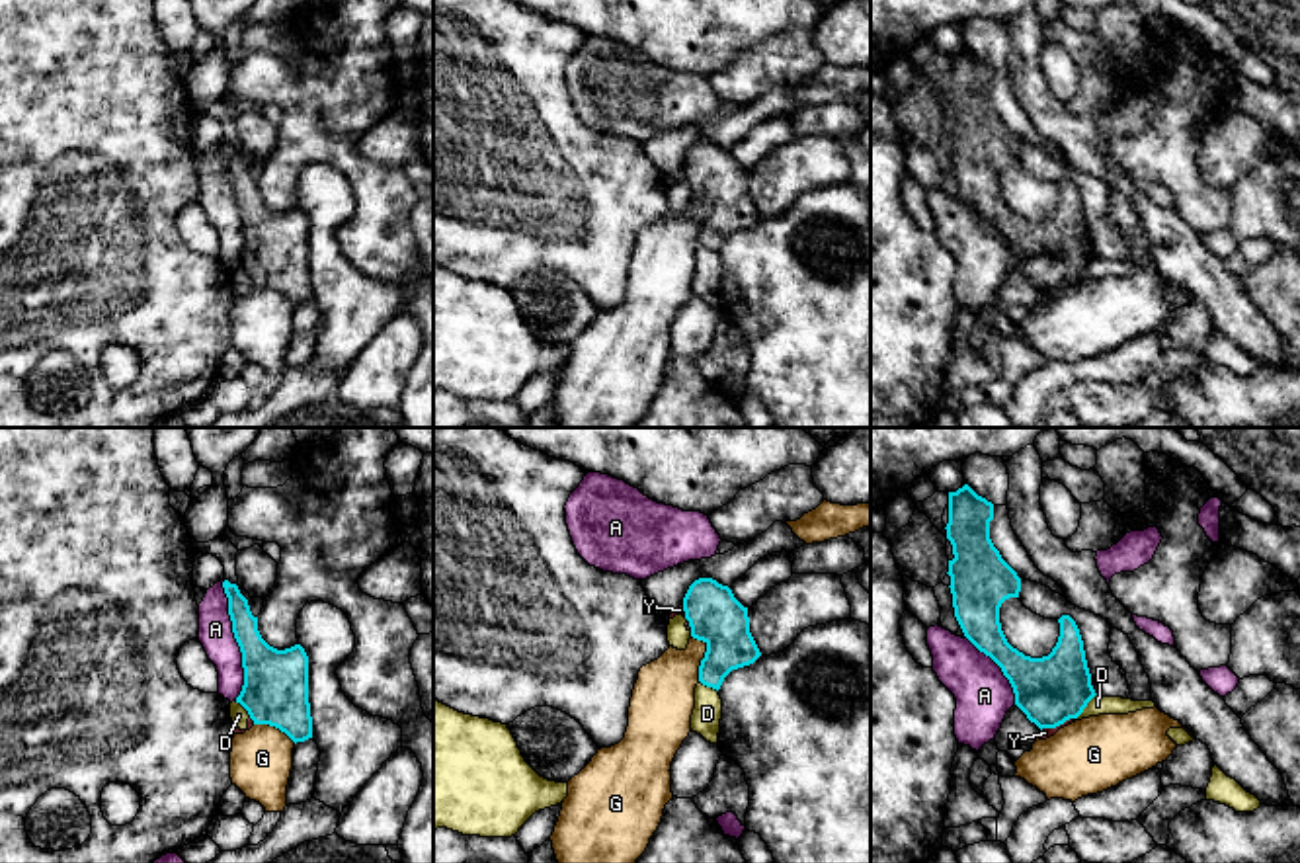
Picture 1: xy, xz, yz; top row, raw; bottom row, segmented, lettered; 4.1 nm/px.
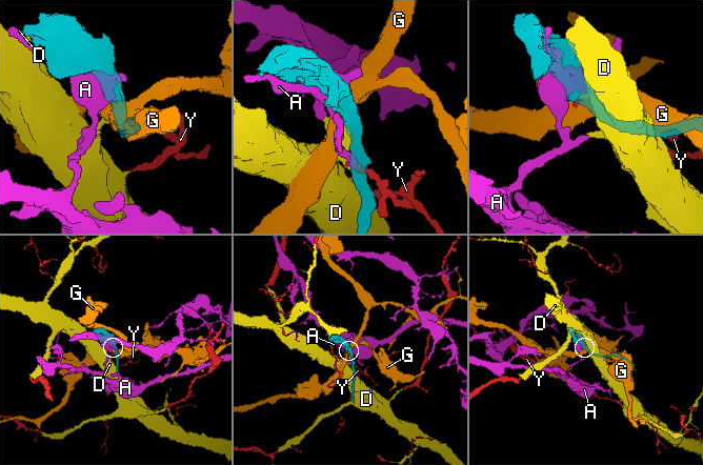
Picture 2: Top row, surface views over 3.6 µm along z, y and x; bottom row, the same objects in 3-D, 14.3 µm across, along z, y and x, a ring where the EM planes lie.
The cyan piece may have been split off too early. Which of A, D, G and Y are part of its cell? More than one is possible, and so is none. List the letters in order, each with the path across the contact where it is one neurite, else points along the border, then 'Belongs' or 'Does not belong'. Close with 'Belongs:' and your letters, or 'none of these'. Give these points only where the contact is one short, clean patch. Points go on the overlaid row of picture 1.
A: Does not belong
D: Does not belong
G: Does not belong
Y: Does not belong
Belongs: none of these

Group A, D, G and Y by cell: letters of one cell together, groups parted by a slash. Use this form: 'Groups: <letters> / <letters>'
Groups: A / D Y / G

